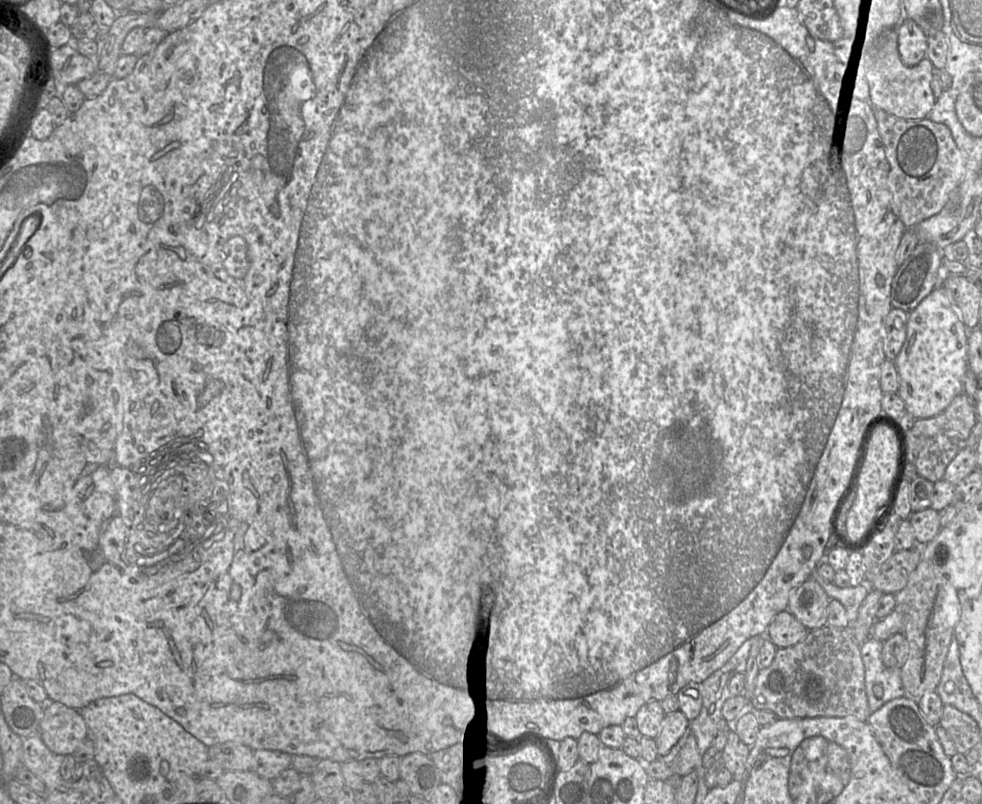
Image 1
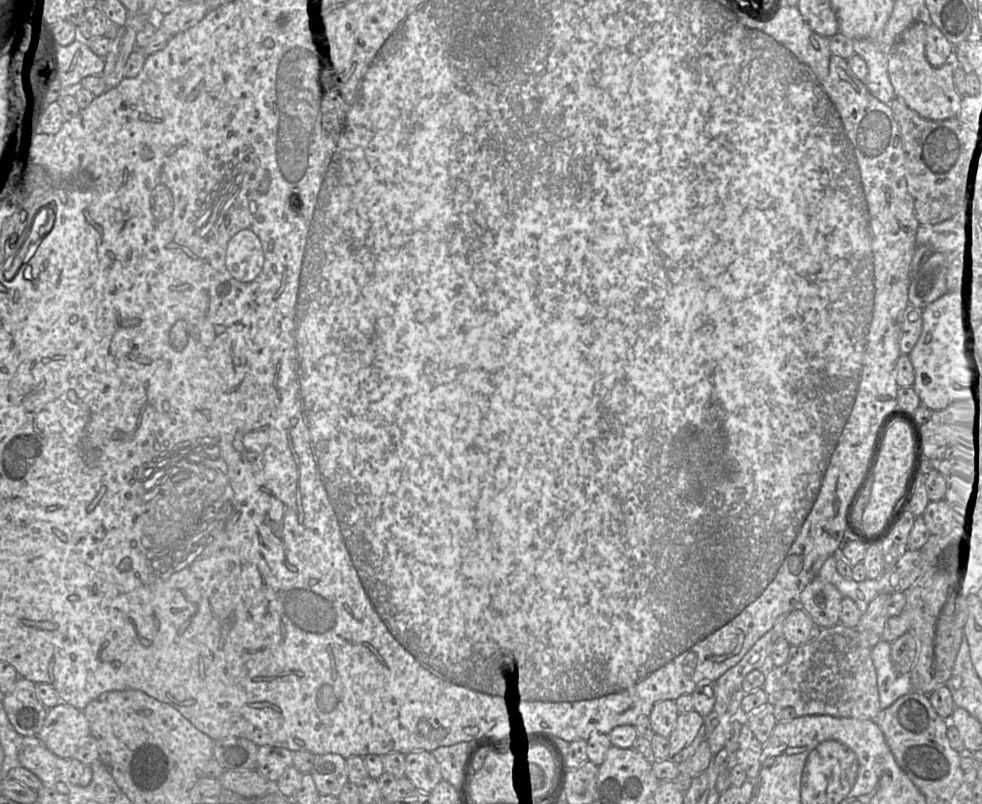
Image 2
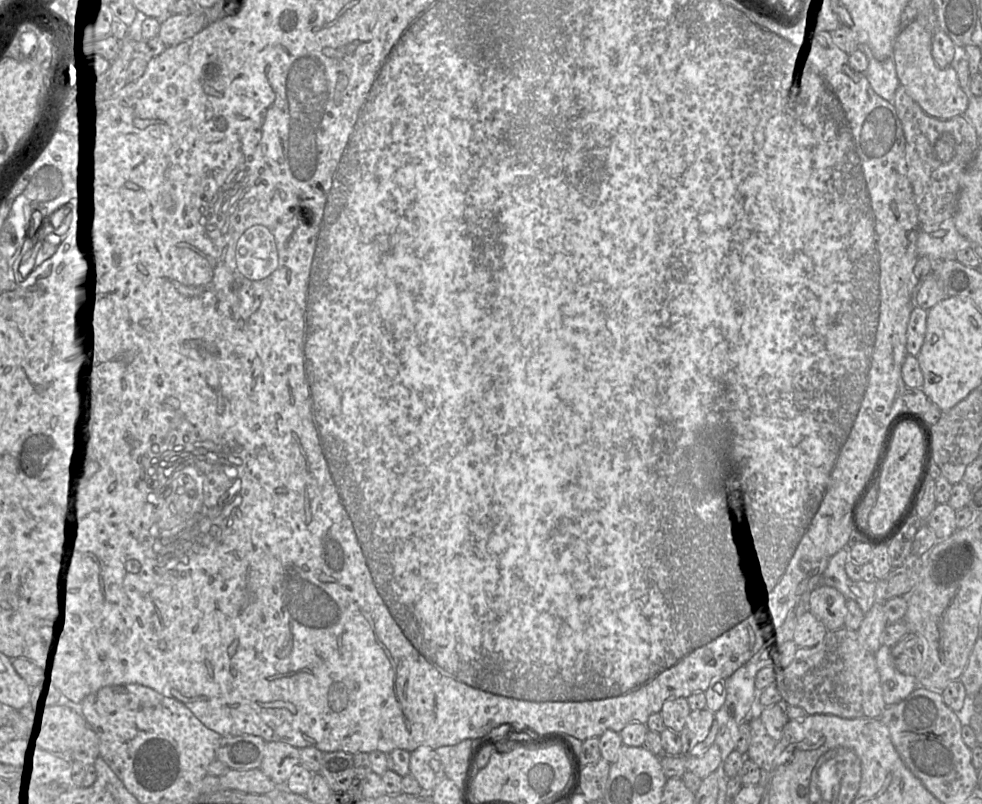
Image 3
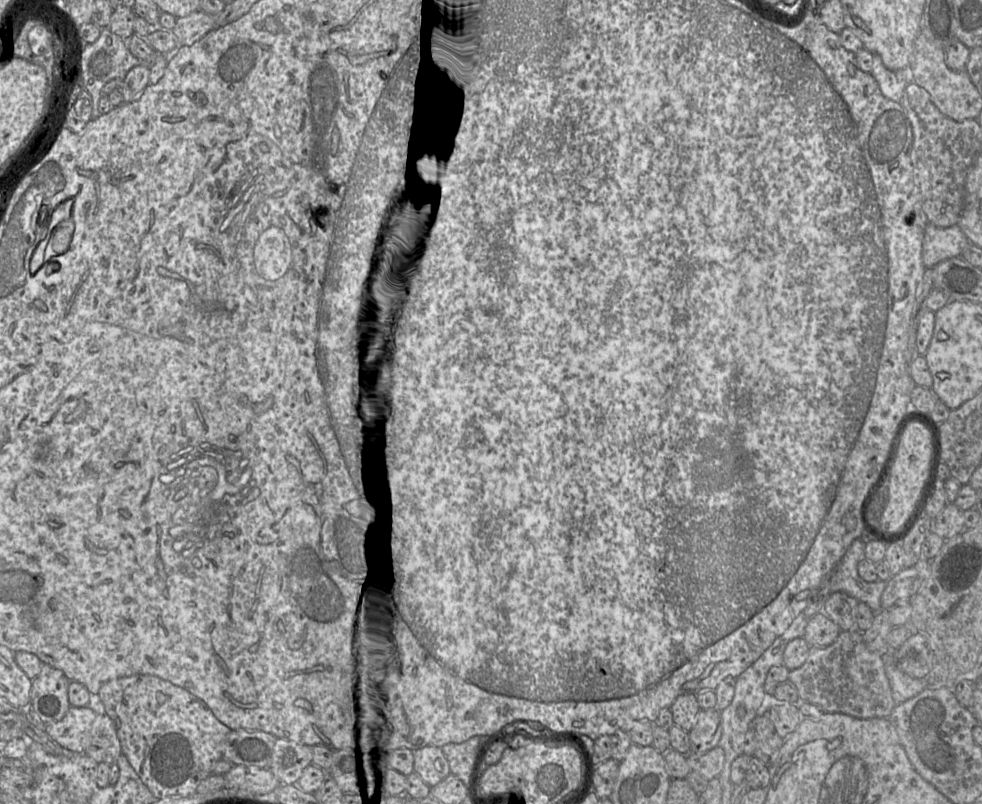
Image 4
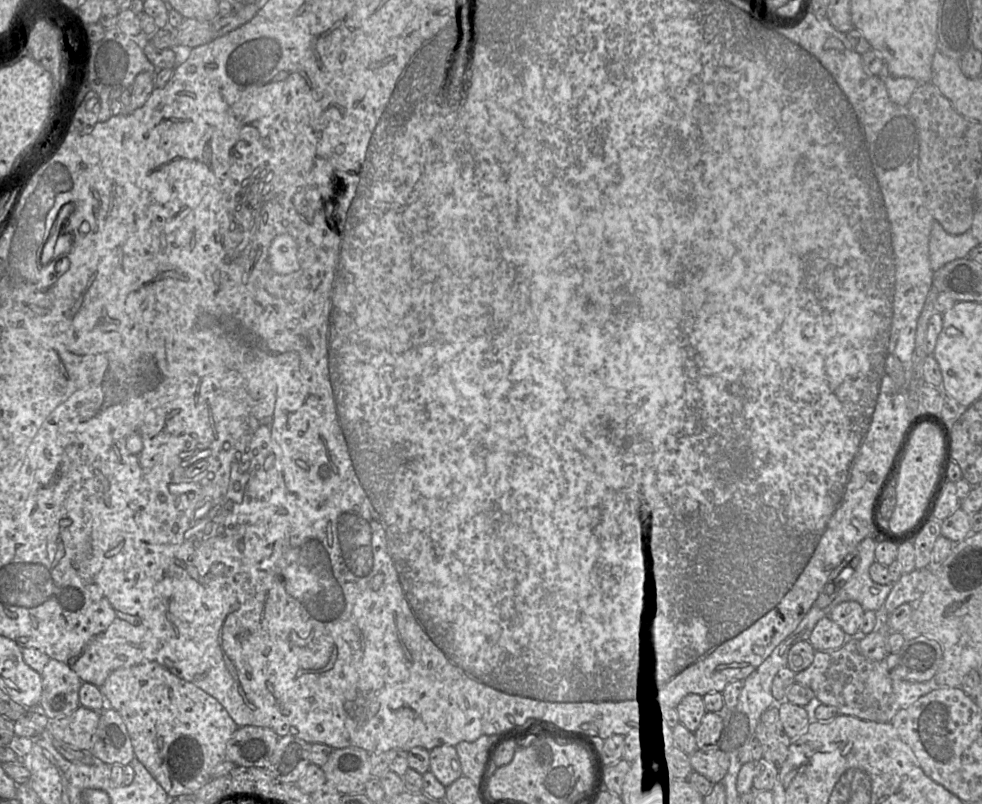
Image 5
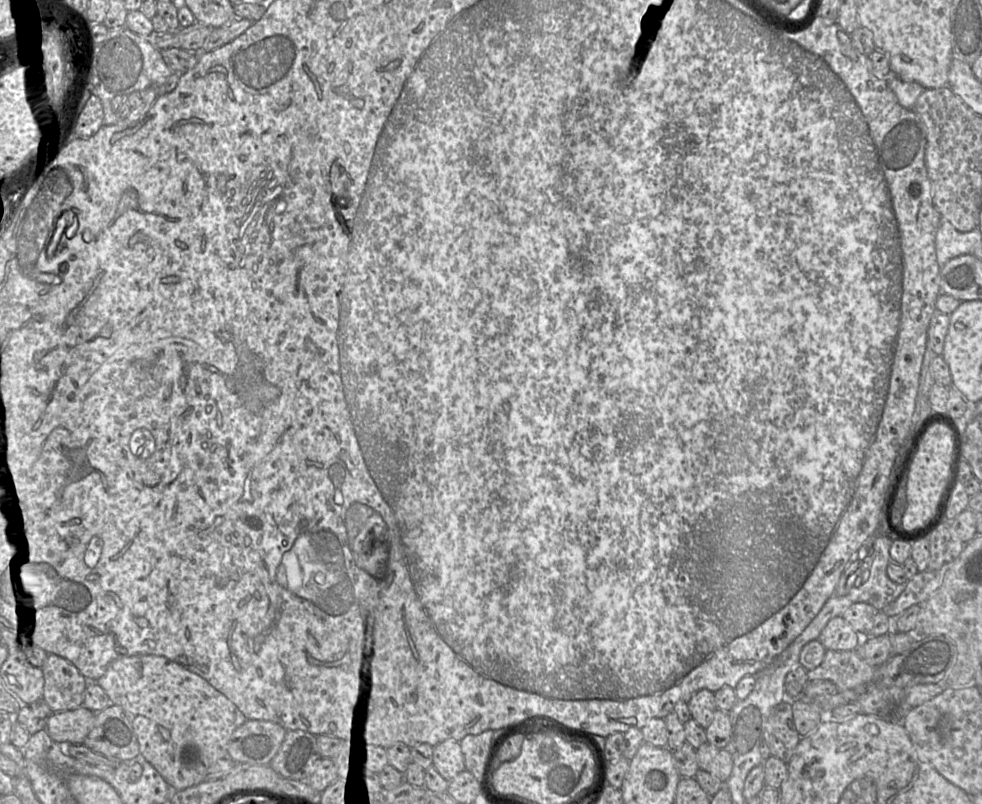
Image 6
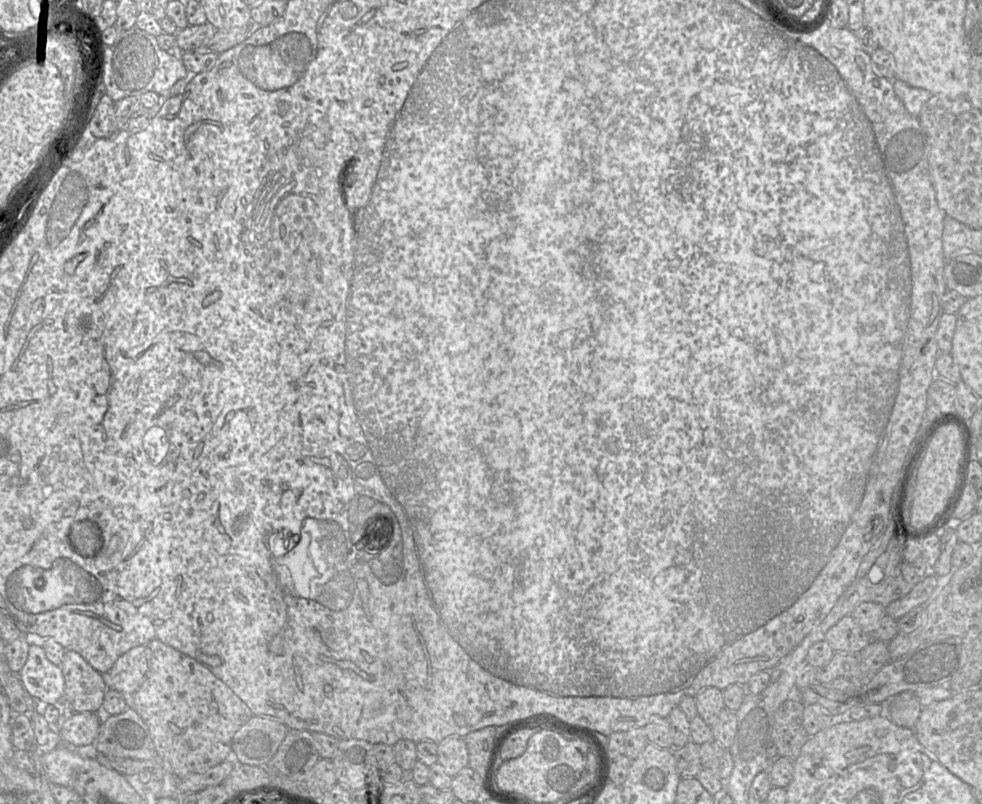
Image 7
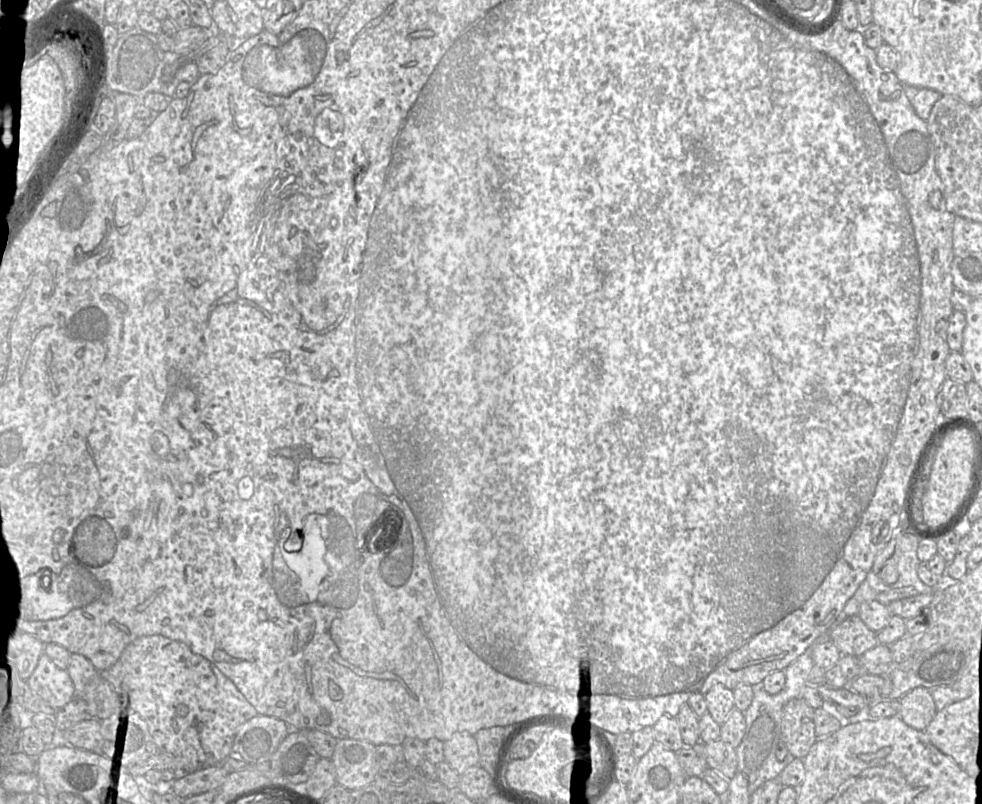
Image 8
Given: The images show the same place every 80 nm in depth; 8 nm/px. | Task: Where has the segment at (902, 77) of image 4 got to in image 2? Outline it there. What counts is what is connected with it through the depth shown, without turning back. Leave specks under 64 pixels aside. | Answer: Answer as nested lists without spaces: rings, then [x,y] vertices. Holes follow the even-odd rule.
[[[855,38],[853,44],[854,53],[861,56],[867,64],[867,74],[863,80],[865,86],[873,96],[886,104],[889,104],[896,96],[888,73],[890,48],[890,46],[880,45],[869,38]]]

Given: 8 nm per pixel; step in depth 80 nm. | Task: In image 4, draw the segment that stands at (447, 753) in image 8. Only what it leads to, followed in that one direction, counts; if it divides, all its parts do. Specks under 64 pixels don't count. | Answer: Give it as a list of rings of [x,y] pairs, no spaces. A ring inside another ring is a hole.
[[[434,746],[414,751],[414,772],[430,787],[436,786],[451,774],[442,749]]]

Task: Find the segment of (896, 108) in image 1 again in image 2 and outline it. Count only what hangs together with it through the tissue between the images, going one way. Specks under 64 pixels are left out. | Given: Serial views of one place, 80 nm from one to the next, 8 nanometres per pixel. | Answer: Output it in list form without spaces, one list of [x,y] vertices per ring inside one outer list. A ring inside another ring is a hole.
[[[914,22],[898,35],[888,54],[888,73],[895,95],[921,117],[944,120],[955,117],[960,111],[962,97],[954,82],[954,69],[950,63],[934,67],[926,58],[926,25]]]

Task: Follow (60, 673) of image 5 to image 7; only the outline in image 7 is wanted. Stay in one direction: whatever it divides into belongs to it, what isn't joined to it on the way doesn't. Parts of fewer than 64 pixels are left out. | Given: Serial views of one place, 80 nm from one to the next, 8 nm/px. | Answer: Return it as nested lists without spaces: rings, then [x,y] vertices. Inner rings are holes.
[[[74,651],[65,653],[60,669],[65,681],[64,699],[74,711],[101,713],[108,689],[103,674]]]

